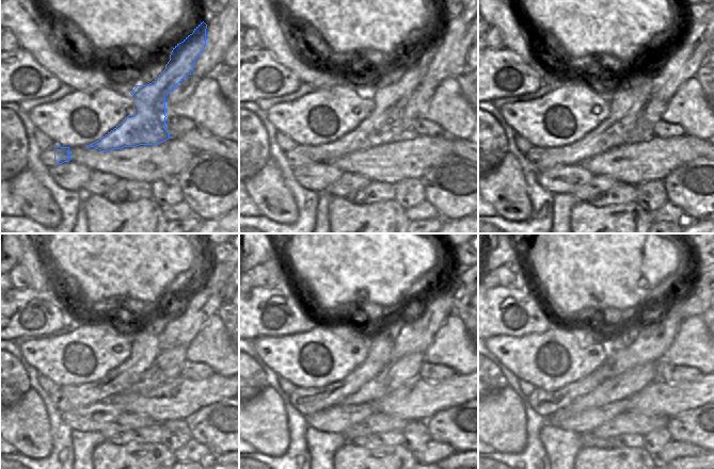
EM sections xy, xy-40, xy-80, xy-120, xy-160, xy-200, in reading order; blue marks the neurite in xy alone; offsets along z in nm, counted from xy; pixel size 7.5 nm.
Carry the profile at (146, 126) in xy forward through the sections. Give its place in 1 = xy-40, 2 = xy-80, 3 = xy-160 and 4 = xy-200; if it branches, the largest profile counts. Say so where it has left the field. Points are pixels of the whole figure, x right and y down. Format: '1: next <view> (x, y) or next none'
1: next xy-40 (384, 125)
2: next xy-80 (624, 104)
3: next xy-160 (307, 401)
4: next xy-200 (545, 403)

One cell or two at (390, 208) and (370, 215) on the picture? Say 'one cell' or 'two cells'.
one cell

